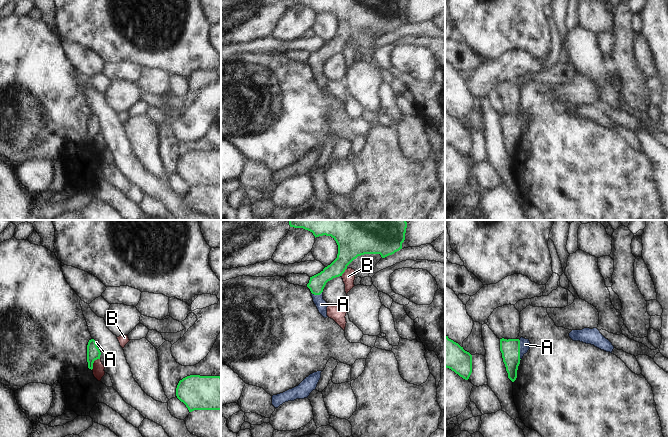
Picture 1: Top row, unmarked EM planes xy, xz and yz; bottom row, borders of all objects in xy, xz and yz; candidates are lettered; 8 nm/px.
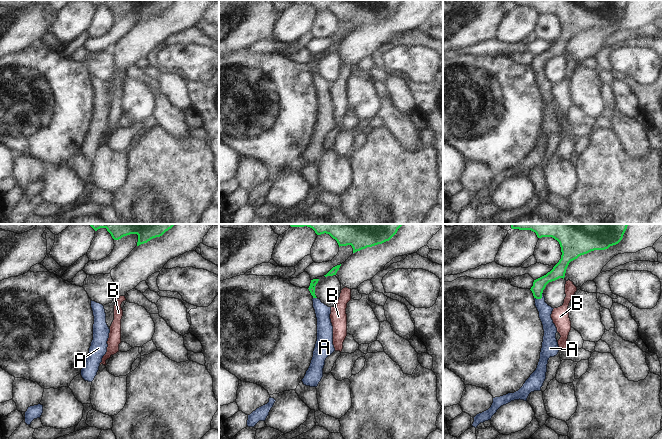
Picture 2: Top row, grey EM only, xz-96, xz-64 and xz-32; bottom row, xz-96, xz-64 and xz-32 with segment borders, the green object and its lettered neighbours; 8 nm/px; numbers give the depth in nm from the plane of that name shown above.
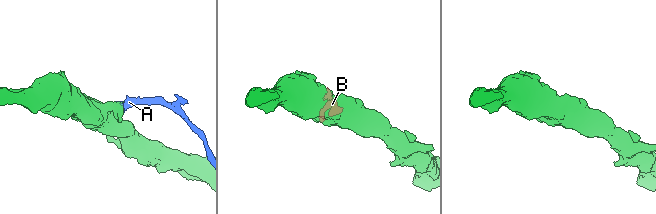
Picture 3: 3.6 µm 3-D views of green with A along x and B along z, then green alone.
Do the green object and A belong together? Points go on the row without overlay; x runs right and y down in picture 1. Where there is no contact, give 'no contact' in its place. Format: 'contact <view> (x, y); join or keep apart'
contact yz (519, 125); join

